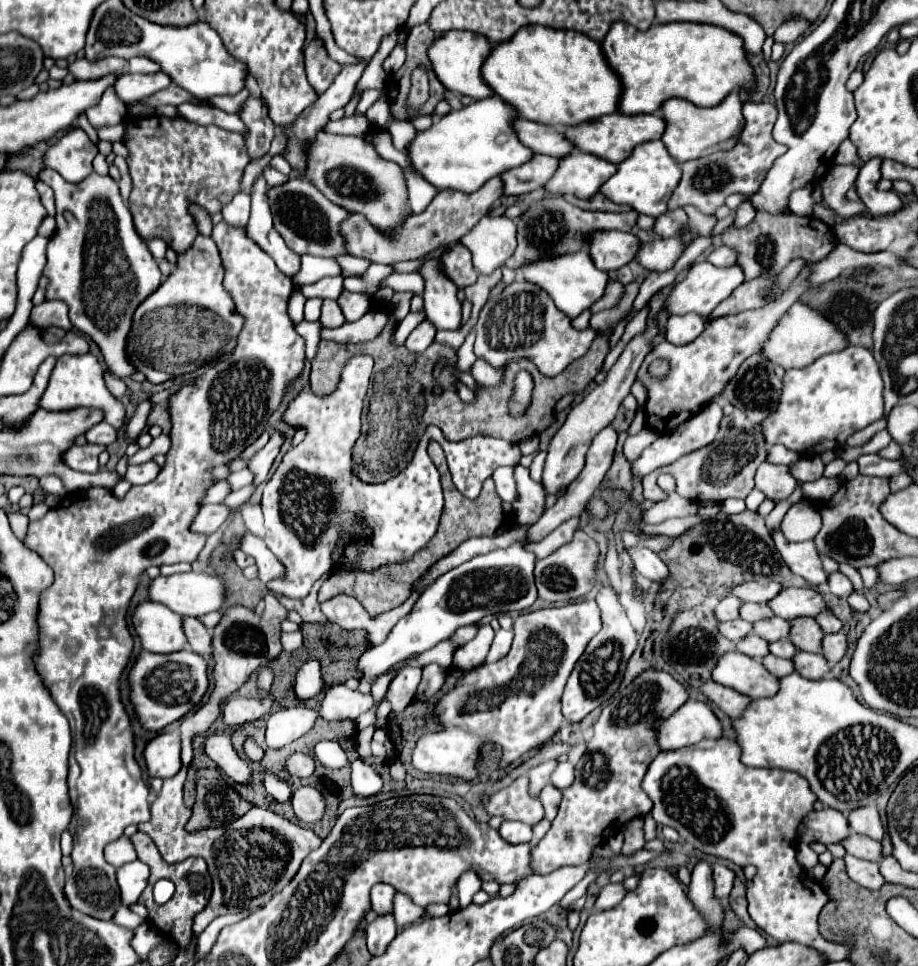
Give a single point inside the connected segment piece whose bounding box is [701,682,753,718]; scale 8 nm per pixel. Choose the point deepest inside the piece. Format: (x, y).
(731, 702)

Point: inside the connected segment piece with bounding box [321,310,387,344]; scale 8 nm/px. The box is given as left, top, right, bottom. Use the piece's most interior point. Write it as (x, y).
(367, 327)

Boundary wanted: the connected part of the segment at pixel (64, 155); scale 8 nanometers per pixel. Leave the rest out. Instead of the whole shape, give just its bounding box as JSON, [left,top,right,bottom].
[43,128,97,182]

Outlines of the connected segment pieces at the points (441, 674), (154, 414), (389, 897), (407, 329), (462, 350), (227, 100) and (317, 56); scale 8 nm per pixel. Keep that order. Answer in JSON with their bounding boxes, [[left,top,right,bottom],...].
[[415,663,445,701],[147,406,171,434],[371,884,395,916],[392,310,426,345],[456,332,477,372],[215,90,249,114],[305,36,341,94]]

